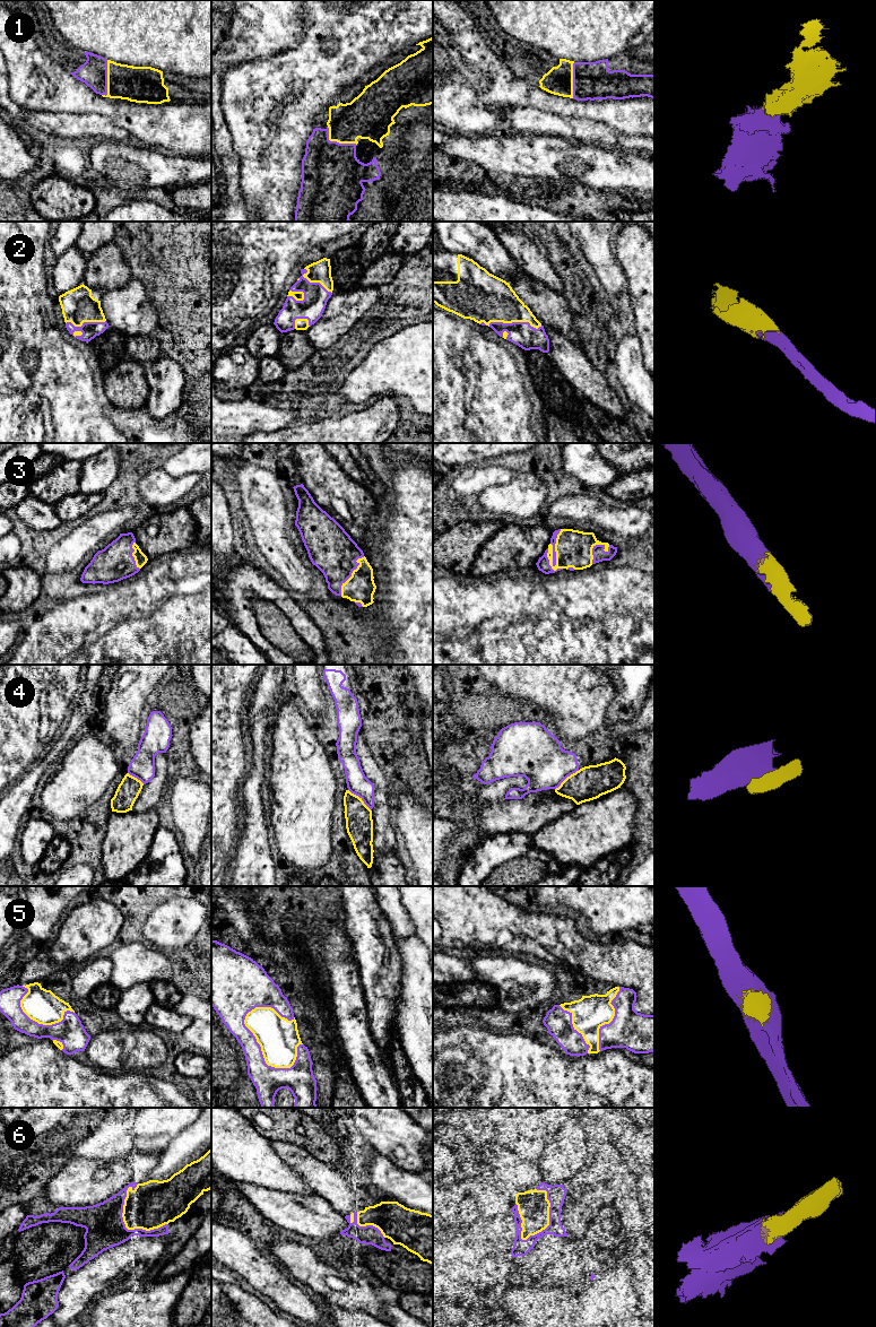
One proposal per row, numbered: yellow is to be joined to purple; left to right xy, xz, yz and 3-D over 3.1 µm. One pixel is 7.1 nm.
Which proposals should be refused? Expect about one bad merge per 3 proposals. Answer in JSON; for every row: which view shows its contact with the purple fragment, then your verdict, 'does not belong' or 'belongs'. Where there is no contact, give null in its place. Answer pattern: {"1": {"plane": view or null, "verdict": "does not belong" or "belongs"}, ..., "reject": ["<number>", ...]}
{"1": {"plane": "xz", "verdict": "belongs"}, "2": {"plane": "yz", "verdict": "belongs"}, "3": {"plane": "yz", "verdict": "belongs"}, "4": {"plane": "yz", "verdict": "does not belong"}, "5": {"plane": "xz", "verdict": "belongs"}, "6": {"plane": "yz", "verdict": "belongs"}, "reject": ["4"]}

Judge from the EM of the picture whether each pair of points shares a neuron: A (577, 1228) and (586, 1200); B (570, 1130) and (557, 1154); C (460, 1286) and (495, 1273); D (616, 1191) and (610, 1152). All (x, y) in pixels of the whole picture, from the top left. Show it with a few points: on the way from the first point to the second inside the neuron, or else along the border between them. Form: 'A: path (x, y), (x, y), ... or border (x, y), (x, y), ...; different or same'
A: path (577, 1221), (579, 1207); same
B: path (570, 1136), (570, 1141), (562, 1148); same
C: border (483, 1256), (477, 1266), (477, 1291); different
D: path (616, 1181), (615, 1176), (610, 1171), (610, 1162); same

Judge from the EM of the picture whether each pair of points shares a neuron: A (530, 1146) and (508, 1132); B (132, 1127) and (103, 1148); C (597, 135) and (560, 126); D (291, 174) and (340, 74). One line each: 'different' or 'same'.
A: same
B: same
C: same
D: same

